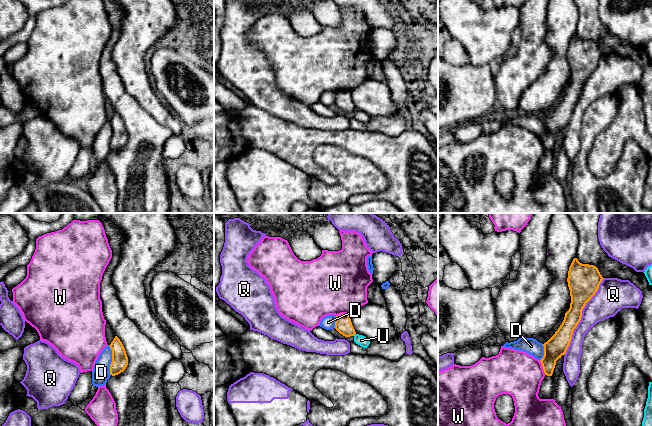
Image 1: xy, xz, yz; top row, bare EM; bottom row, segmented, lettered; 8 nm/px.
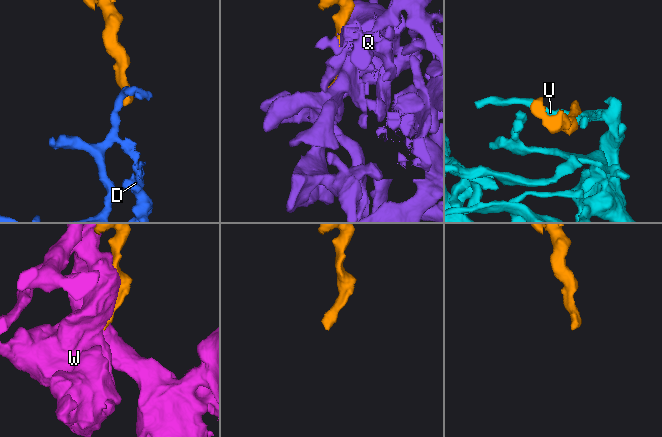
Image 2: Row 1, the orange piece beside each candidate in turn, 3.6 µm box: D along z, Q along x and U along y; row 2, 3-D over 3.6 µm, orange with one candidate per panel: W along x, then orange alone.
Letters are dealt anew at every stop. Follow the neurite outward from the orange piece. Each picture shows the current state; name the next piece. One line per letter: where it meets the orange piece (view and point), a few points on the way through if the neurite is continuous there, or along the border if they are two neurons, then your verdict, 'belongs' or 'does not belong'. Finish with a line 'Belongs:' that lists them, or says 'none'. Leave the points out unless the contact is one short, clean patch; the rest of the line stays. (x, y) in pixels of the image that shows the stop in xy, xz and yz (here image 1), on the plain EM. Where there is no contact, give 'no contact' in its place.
D: meets orange in xy at (112, 136); border along xy (108, 121), (111, 126), (111, 150); does not belong
Q: meets orange in yz at (581, 92); does not belong
U: meets orange in xz at (354, 110); border along xz (355, 109), (353, 111); does not belong
W: meets orange in yz at (542, 142); does not belong
Belongs: none

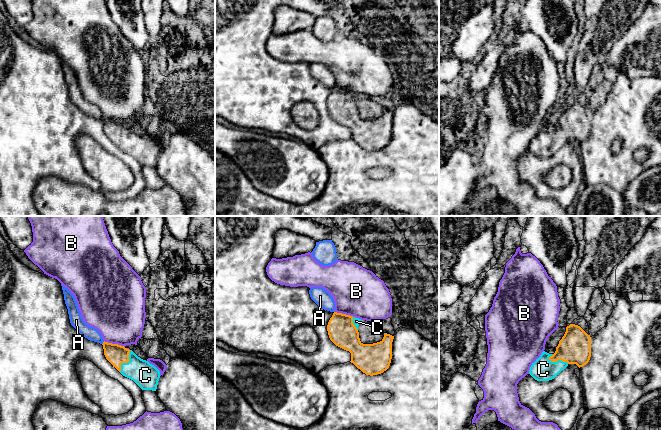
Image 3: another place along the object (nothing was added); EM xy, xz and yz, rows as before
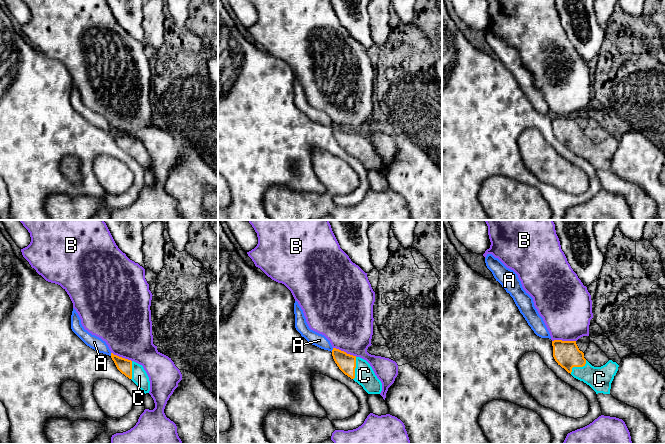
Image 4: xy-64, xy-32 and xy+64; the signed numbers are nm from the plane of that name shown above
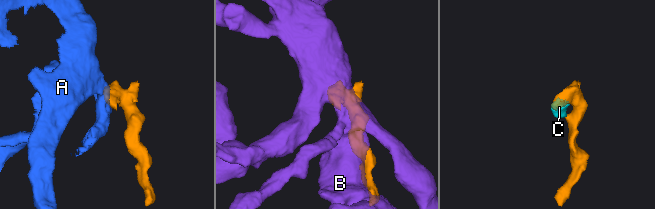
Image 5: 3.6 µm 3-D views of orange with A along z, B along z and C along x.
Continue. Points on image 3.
A: meets orange in xy at (103, 119); border along xy (104, 117), (102, 120); does not belong
B: meets orange in xy at (114, 120); does not belong
C: meets orange in xy at (126, 138); belongs
Belongs: C

